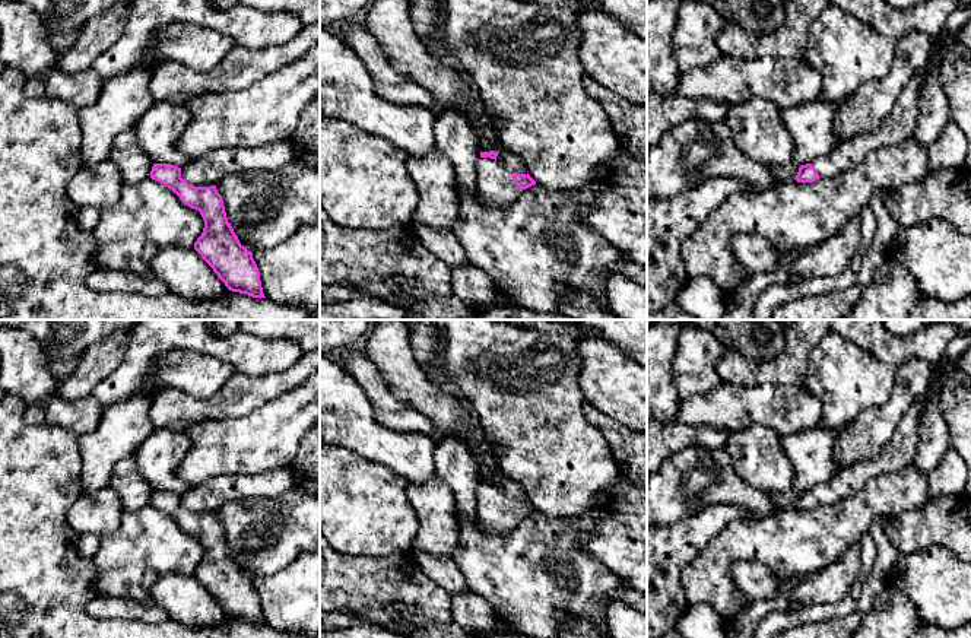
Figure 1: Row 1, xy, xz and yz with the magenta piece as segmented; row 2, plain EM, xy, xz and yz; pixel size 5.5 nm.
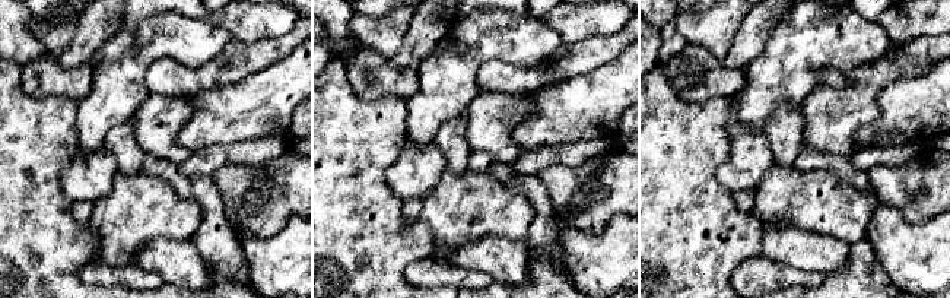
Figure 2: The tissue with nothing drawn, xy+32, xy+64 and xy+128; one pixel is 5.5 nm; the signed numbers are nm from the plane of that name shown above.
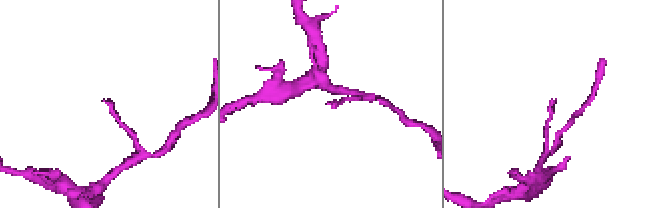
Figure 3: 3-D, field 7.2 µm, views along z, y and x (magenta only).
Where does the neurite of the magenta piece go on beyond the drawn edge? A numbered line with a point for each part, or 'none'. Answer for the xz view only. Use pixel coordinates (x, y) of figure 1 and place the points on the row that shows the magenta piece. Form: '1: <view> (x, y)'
1: xz (495, 187)

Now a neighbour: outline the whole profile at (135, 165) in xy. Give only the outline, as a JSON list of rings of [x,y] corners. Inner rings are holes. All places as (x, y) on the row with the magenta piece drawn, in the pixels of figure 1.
[[[133,130],[114,139],[110,159],[118,166],[123,184],[137,184],[150,177],[153,162],[139,146]]]

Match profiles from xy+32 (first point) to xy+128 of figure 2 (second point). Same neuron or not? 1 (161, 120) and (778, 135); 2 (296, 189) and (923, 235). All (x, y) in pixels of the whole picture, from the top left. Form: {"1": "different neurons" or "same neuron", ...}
{"1": "different neurons", "2": "different neurons"}

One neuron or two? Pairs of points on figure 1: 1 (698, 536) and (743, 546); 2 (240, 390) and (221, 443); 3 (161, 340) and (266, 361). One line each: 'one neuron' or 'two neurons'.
1: two neurons
2: two neurons
3: one neuron

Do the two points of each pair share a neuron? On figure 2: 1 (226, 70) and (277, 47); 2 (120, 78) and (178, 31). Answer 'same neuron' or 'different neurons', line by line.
1: same neuron
2: same neuron

